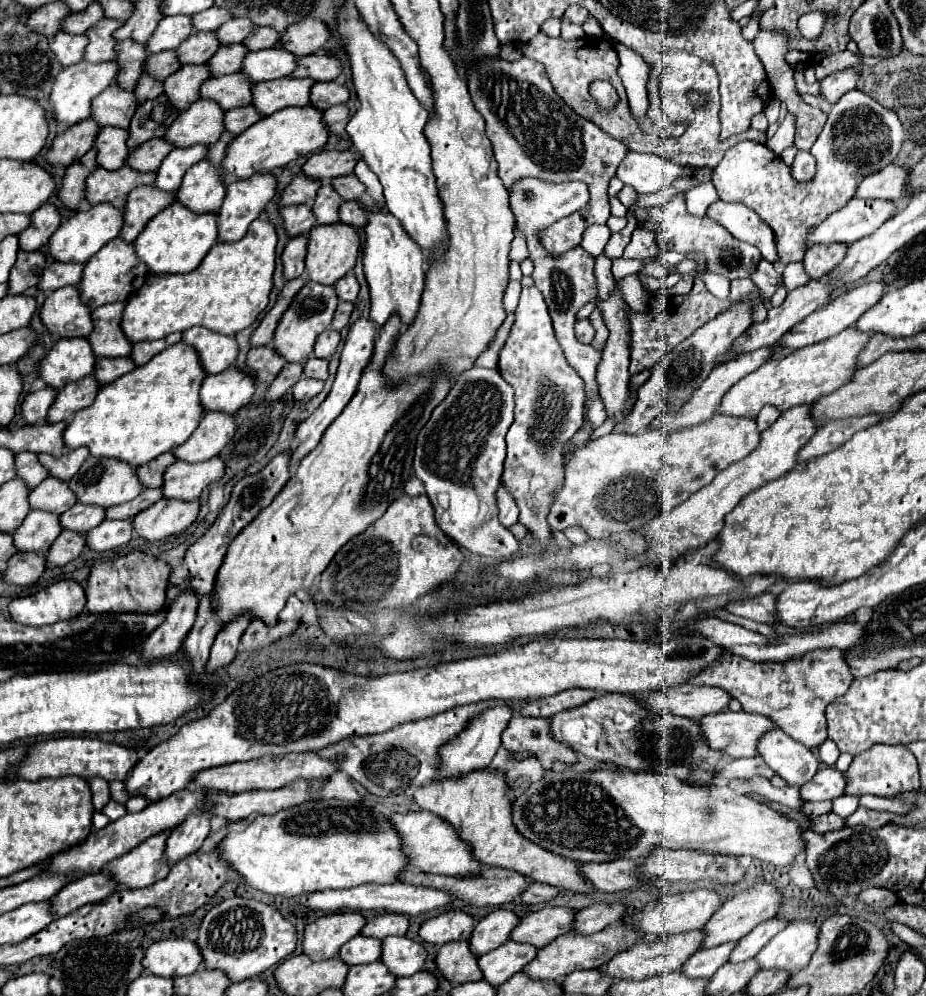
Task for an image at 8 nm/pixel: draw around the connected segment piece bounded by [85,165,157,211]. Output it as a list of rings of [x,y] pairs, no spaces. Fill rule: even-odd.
[[[127,165],[117,171],[105,171],[103,167],[97,167],[87,179],[85,199],[89,201],[89,205],[107,201],[123,211],[127,195],[139,185],[153,185],[155,179],[157,173],[139,173]]]

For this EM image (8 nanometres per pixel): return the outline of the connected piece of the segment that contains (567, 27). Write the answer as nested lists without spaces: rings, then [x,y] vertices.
[[[563,17],[563,27],[561,27],[561,37],[563,39],[579,39],[579,37],[583,37],[585,33],[581,31],[581,27],[579,25],[573,25],[573,23],[569,23],[565,17]]]

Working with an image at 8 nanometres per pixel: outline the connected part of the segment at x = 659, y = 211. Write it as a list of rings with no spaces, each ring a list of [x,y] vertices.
[[[627,185],[621,189],[621,193],[617,197],[627,209],[633,211],[633,217],[637,219],[637,225],[641,229],[655,232],[655,241],[659,245],[659,249],[687,253],[687,255],[701,255],[701,257],[705,257],[707,269],[717,273],[717,275],[725,275],[731,281],[737,279],[737,277],[749,277],[755,271],[757,263],[761,261],[761,253],[757,251],[757,247],[735,239],[717,221],[713,221],[709,217],[689,215],[687,209],[685,209],[683,195],[675,195],[673,201],[669,201],[661,207],[651,207],[651,209],[637,207],[637,191],[633,191]]]

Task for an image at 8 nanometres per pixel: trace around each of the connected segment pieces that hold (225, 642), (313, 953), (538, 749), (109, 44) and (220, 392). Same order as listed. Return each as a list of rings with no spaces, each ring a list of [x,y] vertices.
[[[235,619],[233,623],[225,625],[219,633],[217,633],[217,639],[211,647],[211,657],[209,657],[209,663],[207,663],[207,673],[213,675],[217,669],[221,667],[227,667],[229,663],[233,663],[235,655],[237,655],[237,645],[239,645],[239,639],[243,635],[243,631],[247,629],[249,625],[249,619]]]
[[[333,913],[307,925],[303,949],[313,961],[335,957],[349,939],[361,933],[365,917],[361,913]]]
[[[515,715],[503,731],[503,747],[507,751],[533,751],[545,769],[551,769],[553,761],[577,761],[577,753],[573,753],[573,749],[549,735],[549,719],[543,717]]]
[[[101,19],[97,25],[93,25],[85,35],[89,37],[89,45],[85,49],[85,61],[101,63],[115,59],[115,39],[113,33],[123,27],[117,19]]]
[[[229,367],[227,371],[207,375],[201,385],[201,403],[207,411],[237,413],[251,401],[255,393],[255,377],[251,373]]]

